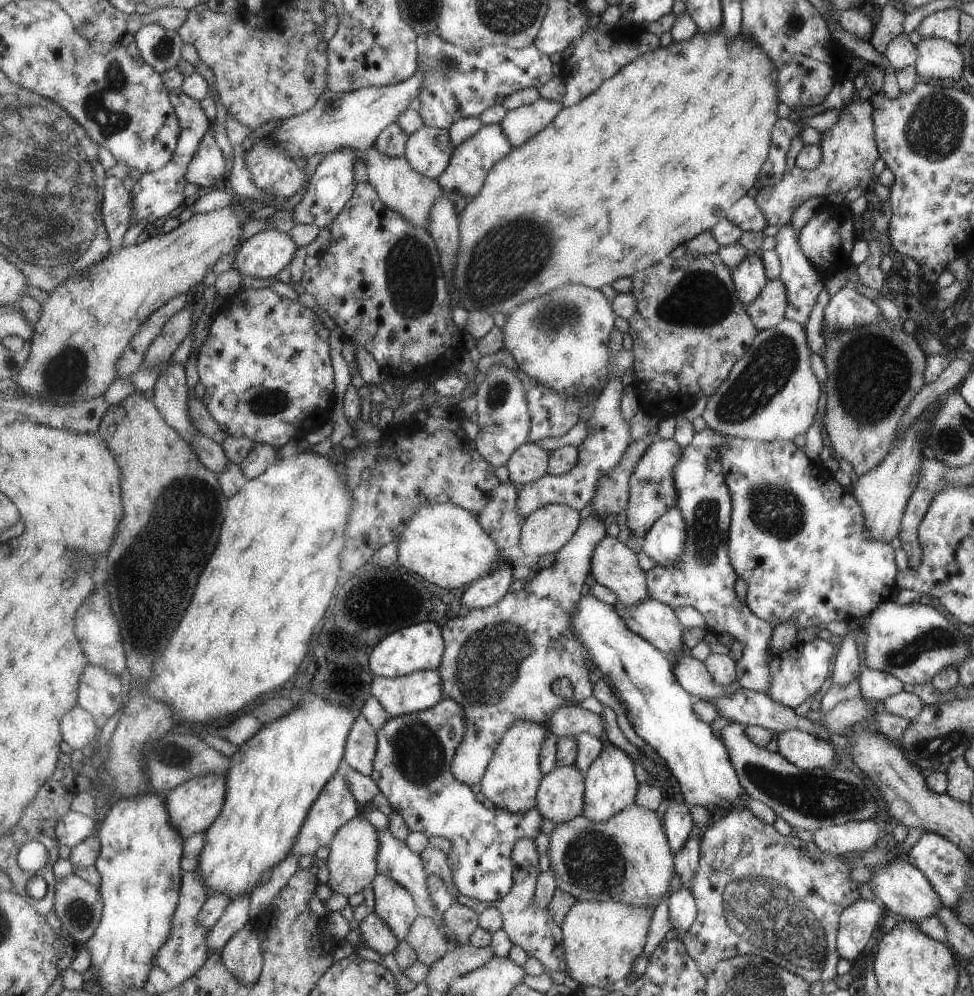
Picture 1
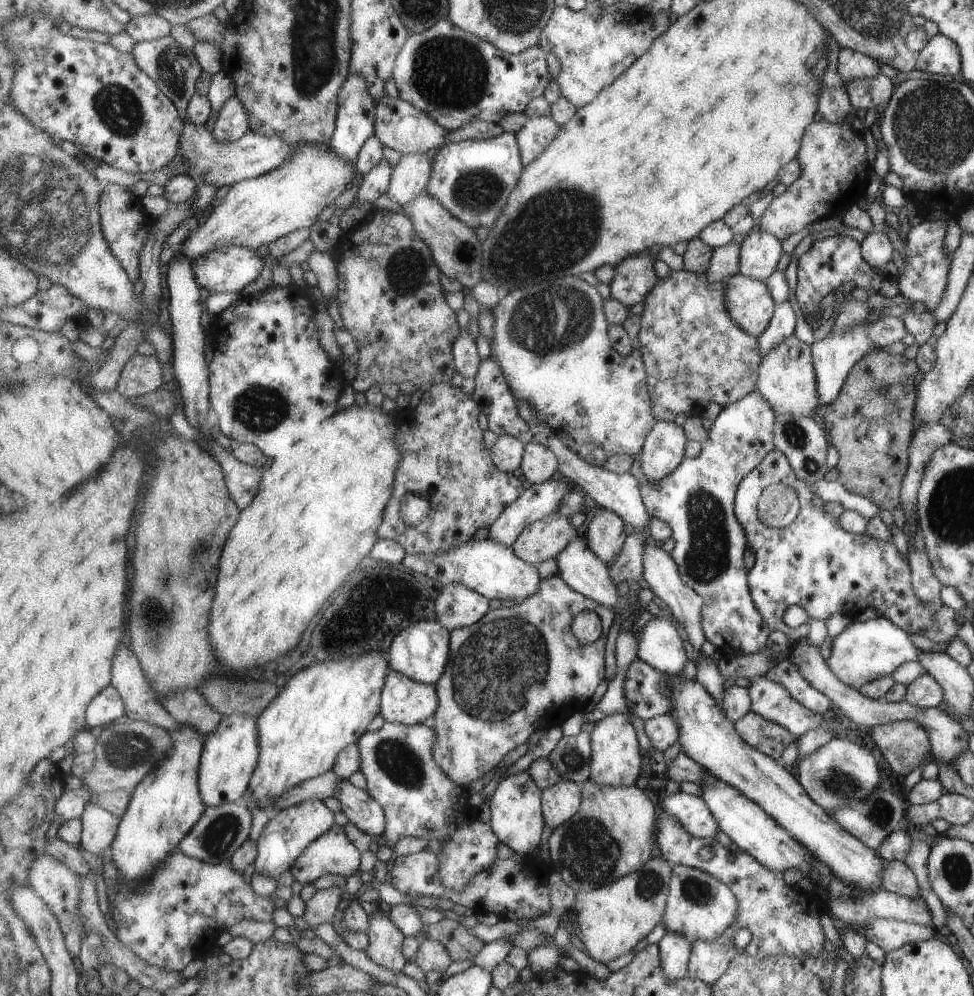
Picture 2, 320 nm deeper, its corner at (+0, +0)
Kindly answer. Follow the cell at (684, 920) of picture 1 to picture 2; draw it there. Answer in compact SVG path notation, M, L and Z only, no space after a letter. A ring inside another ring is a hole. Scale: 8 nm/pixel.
M666 931L658 945L662 956L663 974L667 974L667 978L677 980L677 978L687 977L690 970L691 952L694 949L693 944L687 938L687 934Z

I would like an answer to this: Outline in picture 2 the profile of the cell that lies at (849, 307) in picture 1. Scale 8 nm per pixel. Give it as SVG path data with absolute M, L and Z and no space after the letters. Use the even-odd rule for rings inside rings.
M884 315L875 318L873 322L859 320L857 324L851 324L841 332L830 330L822 339L813 340L810 352L813 356L814 374L817 376L819 406L828 406L837 398L847 374L868 349L889 346L901 341L905 334L904 324L900 318Z

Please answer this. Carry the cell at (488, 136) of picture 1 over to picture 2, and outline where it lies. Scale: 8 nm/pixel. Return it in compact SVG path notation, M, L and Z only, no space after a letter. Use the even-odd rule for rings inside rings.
M509 132L491 140L453 142L442 148L434 160L427 192L439 198L447 210L471 229L479 226L489 229L497 222L525 168L517 136Z

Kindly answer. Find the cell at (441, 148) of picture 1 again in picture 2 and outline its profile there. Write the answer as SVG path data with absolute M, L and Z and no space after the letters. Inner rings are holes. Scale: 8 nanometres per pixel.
M428 153L405 154L397 162L388 189L390 198L405 207L426 190L435 160Z

